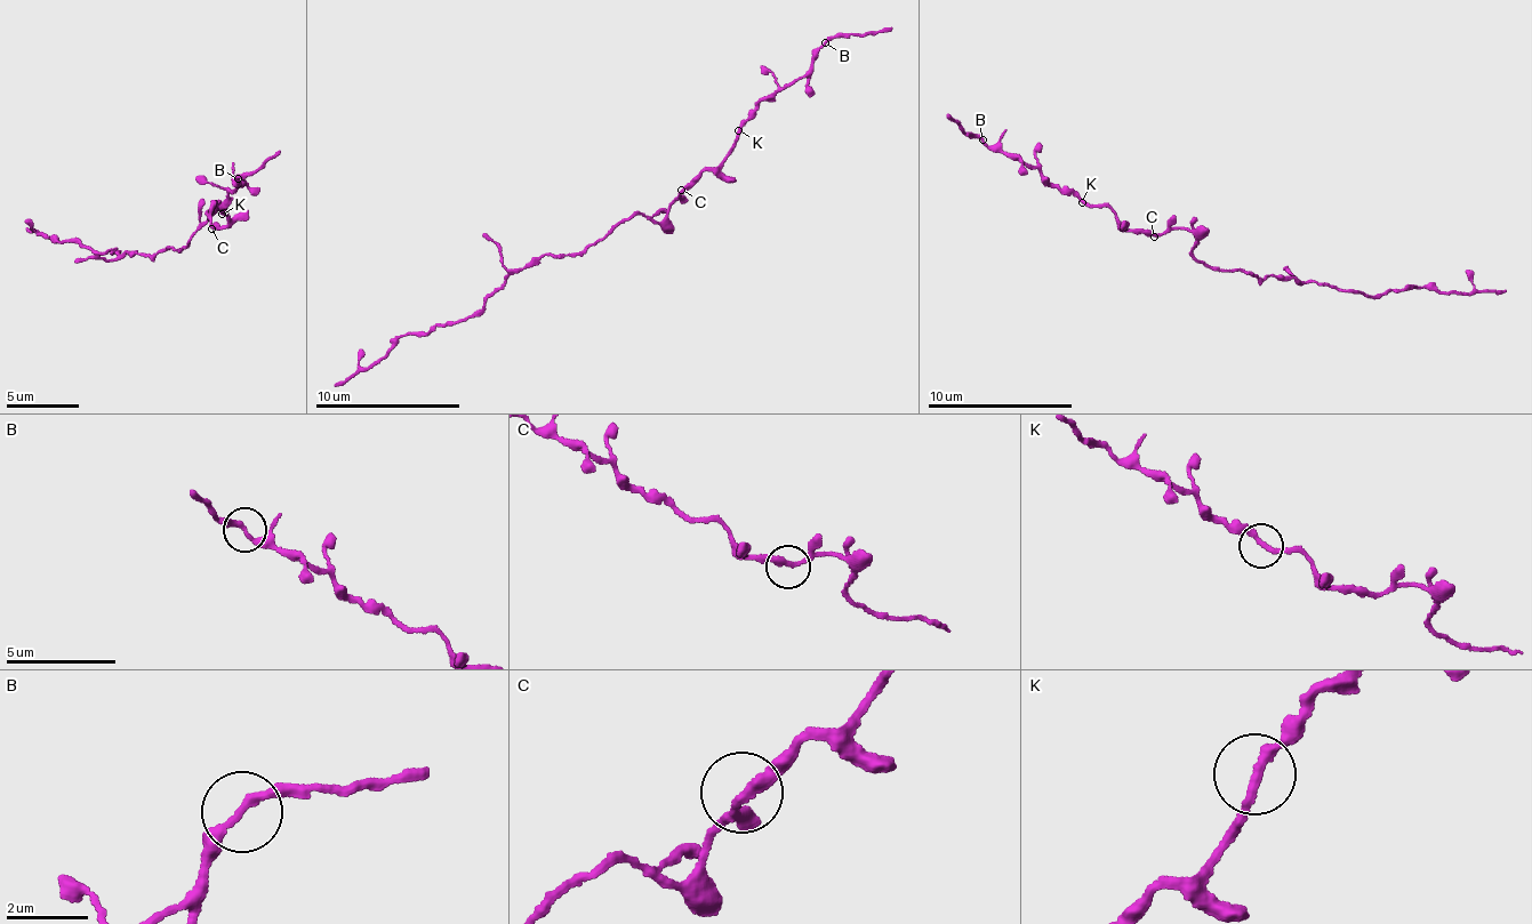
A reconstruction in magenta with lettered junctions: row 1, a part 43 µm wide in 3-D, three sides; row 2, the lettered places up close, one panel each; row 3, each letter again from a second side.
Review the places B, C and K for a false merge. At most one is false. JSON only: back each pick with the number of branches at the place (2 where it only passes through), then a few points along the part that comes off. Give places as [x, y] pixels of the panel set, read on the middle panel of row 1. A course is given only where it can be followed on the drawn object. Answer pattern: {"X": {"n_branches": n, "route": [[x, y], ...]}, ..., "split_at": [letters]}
{"split_at": []}

